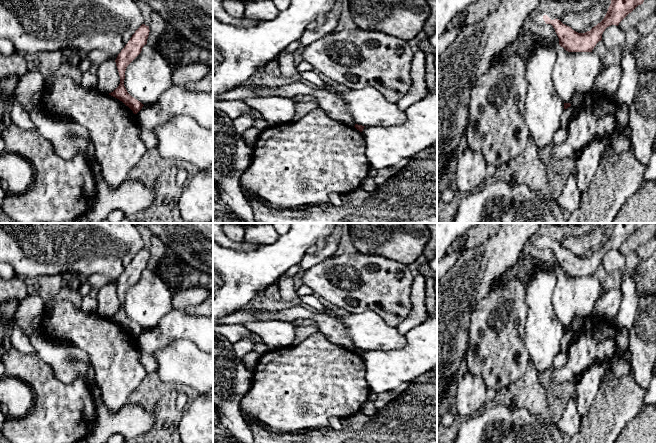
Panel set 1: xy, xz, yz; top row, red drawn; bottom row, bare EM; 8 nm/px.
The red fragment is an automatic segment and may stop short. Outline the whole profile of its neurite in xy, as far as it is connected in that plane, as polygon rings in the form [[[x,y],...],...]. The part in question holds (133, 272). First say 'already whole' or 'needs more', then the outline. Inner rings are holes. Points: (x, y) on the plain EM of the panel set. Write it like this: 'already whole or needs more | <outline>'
already whole | [[[142,248],[115,284],[120,300],[120,308],[113,316],[109,317],[109,319],[122,325],[134,338],[137,338],[144,329],[127,316],[124,310],[125,295],[127,290],[141,277],[142,272],[147,268],[149,256],[149,250]]]

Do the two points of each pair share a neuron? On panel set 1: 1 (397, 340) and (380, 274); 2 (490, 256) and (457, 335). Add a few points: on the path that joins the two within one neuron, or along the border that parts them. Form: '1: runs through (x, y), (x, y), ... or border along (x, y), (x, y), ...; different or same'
1: border along (375, 313), (387, 324), (396, 327); different
2: runs through (473, 276), (457, 293), (457, 315); same

